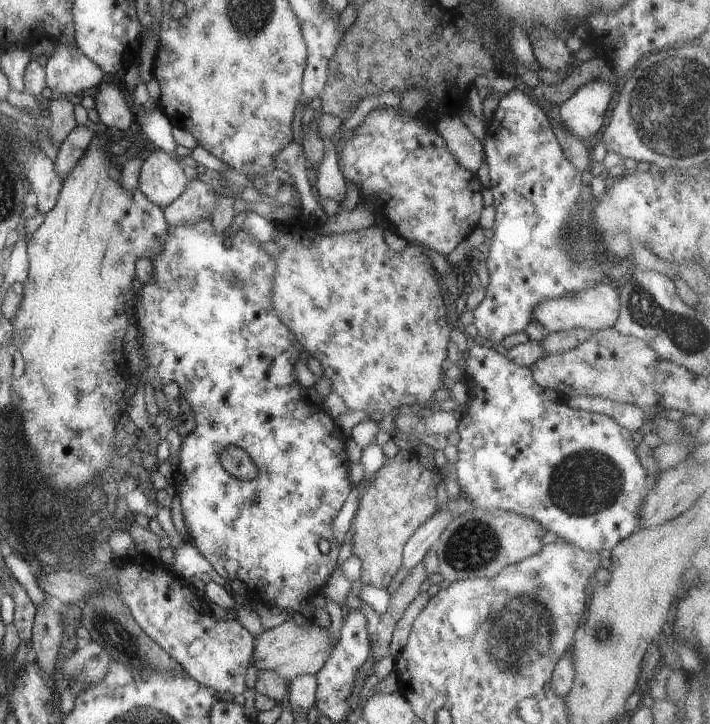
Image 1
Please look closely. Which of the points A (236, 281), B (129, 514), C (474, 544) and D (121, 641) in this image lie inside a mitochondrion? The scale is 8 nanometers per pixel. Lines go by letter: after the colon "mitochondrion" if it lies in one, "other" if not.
A: mitochondrion
B: mitochondrion
C: mitochondrion
D: mitochondrion

